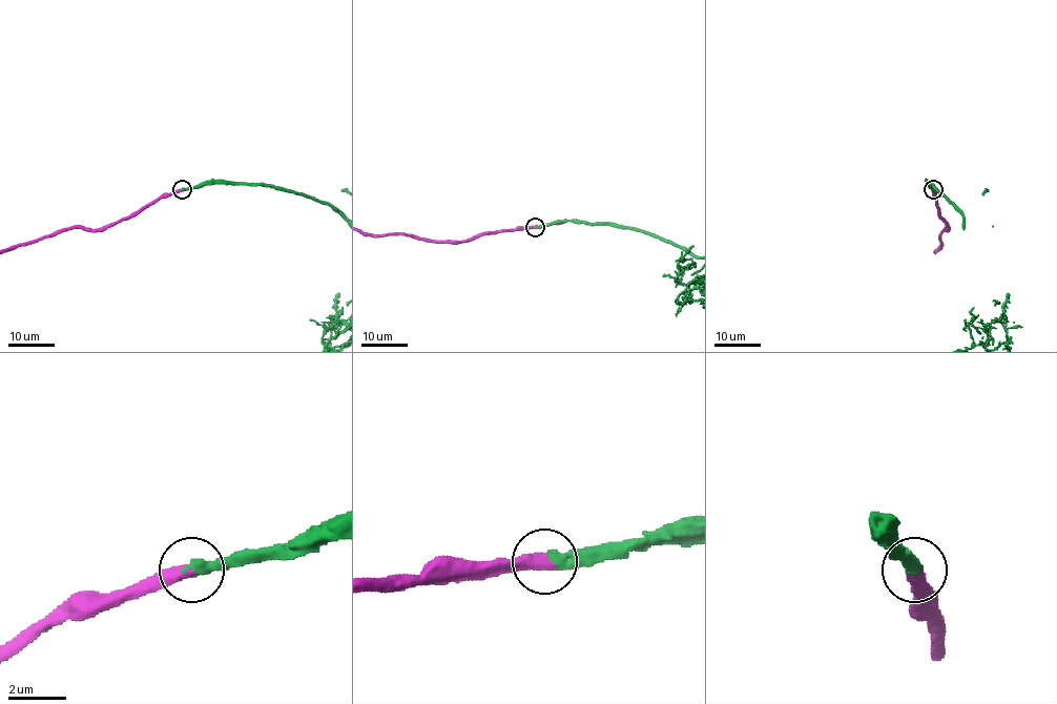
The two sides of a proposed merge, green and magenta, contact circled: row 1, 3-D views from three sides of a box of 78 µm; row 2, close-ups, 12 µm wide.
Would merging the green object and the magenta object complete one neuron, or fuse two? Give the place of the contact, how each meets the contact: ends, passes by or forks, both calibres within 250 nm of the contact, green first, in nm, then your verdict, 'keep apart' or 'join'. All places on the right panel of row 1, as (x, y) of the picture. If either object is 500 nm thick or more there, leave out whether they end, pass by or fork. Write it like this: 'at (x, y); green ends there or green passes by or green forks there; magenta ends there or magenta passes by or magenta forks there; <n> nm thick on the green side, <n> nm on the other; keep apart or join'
at (933, 189); 420 nm thick on the green side, 500 nm on the other; join

